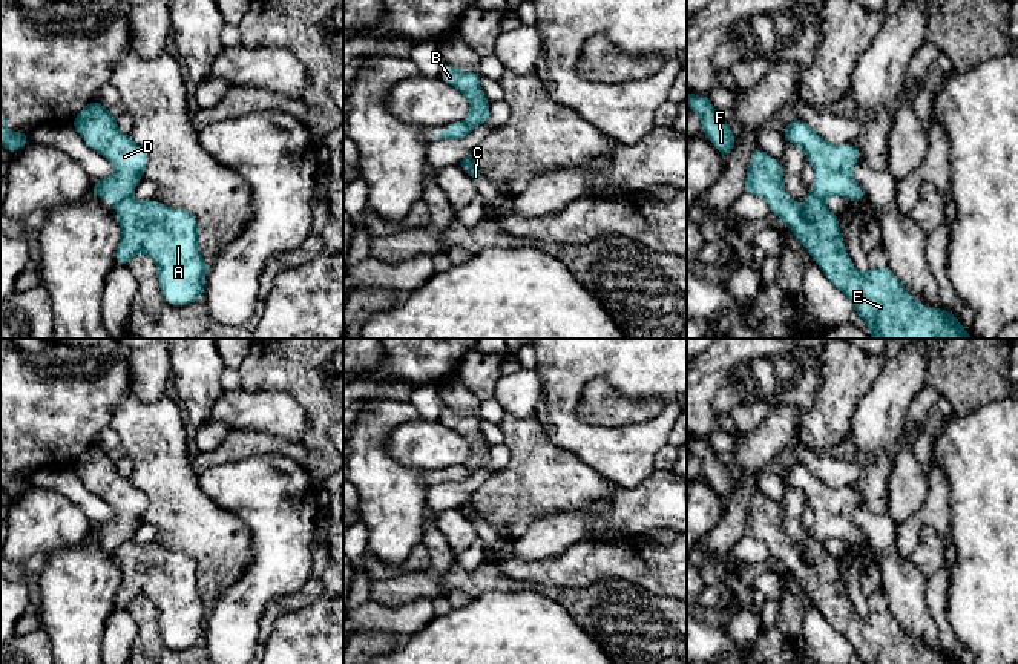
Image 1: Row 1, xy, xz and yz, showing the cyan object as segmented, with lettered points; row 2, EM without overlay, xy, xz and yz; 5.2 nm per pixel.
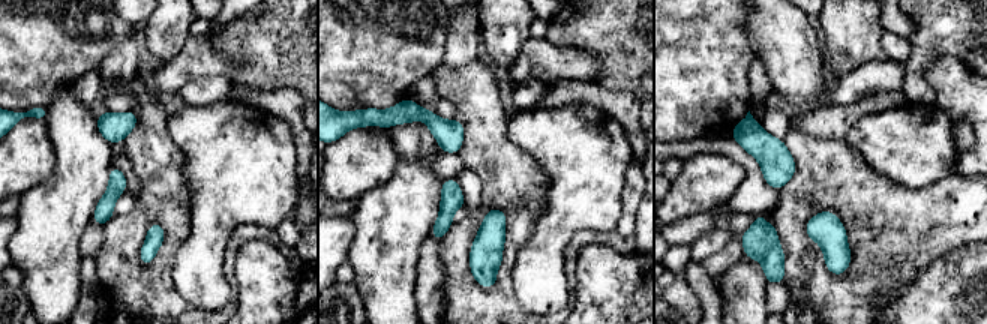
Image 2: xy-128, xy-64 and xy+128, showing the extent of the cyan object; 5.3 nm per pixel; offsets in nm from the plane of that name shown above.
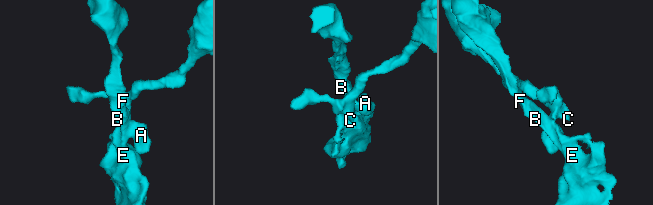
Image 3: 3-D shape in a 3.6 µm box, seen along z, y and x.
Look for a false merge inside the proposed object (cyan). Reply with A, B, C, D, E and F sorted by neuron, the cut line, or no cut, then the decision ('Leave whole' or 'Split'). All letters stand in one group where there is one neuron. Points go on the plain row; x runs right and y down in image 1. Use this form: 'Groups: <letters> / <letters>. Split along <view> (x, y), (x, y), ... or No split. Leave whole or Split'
Groups: A B E F / C D. Split along xy (131, 539), (117, 549). Split

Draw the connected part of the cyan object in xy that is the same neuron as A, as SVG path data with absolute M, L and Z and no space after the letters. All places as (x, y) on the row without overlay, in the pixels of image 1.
M132 540L117 551L121 572L121 584L115 597L115 606L127 610L136 597L147 597L158 610L161 636L170 649L187 649L204 639L204 624L209 606L198 592L196 560L182 552L170 552L155 543L136 544Z

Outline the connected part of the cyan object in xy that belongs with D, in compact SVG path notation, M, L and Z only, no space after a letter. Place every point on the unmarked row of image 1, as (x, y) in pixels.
M92 443L71 466L75 474L81 478L84 486L106 503L109 503L115 517L110 521L97 524L90 534L95 540L104 541L113 549L118 549L123 543L132 540L135 531L143 521L143 515L149 506L147 497L140 491L130 478L124 478L118 474L117 460L107 454L101 446Z

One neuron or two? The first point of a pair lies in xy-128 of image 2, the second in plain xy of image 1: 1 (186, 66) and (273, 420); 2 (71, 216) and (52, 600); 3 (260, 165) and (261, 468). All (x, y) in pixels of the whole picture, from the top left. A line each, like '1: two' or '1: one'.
1: one
2: one
3: one

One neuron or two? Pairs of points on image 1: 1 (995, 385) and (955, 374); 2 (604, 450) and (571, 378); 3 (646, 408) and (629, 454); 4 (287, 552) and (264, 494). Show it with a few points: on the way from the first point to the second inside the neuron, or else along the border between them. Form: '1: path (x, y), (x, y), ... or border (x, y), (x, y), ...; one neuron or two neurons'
1: path (986, 379), (965, 378); one neuron
2: path (586, 434), (569, 417), (569, 396); one neuron
3: border (663, 402), (663, 407), (649, 419), (606, 425); two neurons
4: path (281, 539), (281, 519), (275, 508); one neuron

